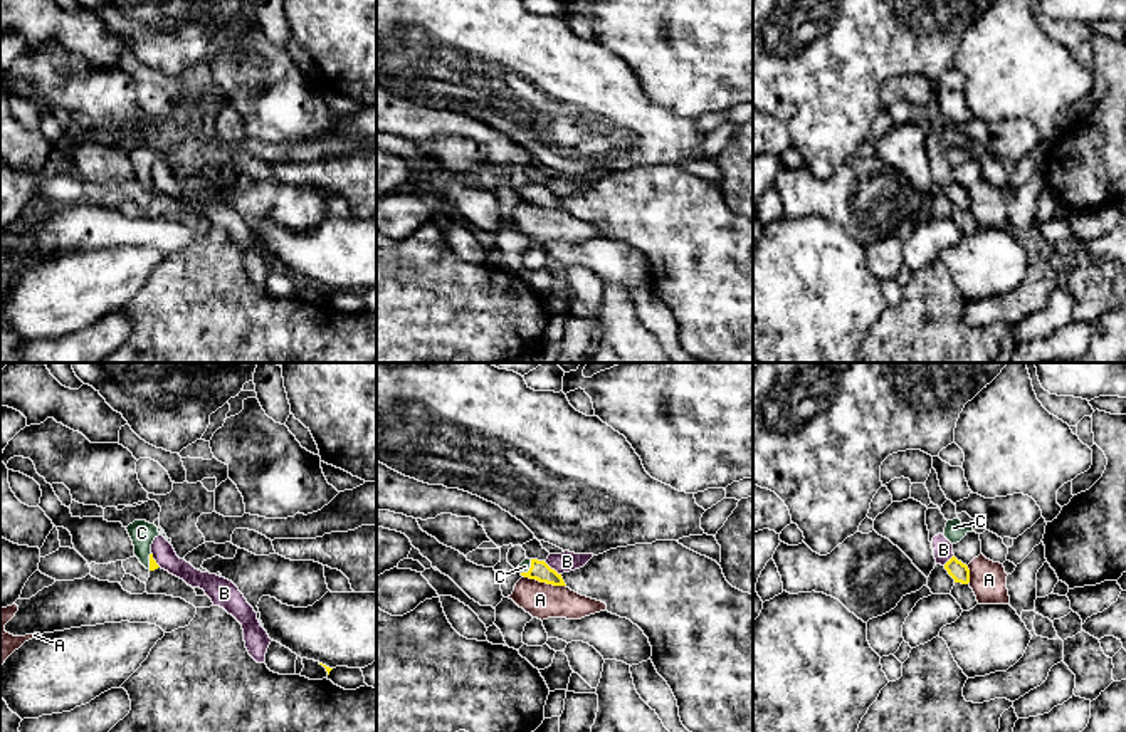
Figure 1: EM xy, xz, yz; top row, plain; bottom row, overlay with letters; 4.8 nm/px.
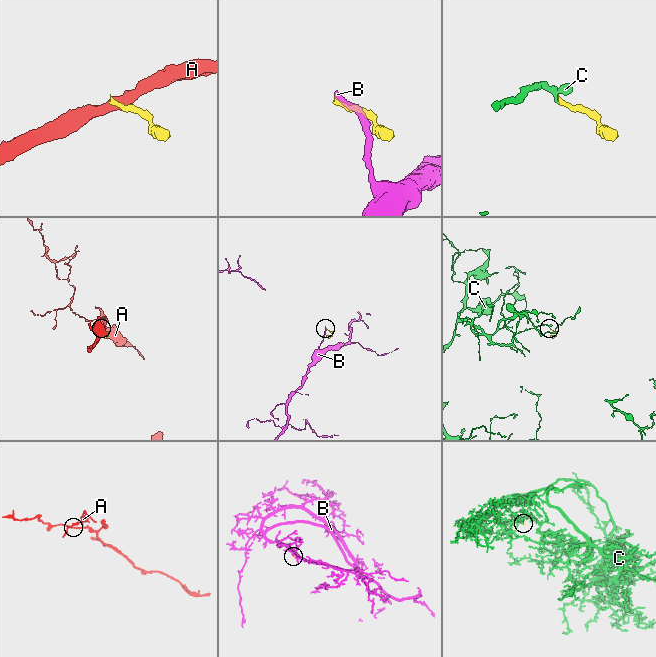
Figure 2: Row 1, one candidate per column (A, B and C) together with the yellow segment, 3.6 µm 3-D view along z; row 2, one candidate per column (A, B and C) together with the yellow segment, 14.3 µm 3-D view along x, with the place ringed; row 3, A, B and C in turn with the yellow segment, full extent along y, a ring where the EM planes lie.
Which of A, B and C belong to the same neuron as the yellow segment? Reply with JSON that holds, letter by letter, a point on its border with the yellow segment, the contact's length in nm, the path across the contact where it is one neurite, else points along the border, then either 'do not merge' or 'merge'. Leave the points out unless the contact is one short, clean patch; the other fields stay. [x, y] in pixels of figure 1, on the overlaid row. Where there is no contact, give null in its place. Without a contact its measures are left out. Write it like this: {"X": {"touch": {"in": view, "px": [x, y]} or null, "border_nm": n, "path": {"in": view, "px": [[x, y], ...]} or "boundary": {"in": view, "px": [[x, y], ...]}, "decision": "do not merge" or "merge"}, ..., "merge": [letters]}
{"A": {"touch": {"in": "xz", "px": [545, 581]}, "border_nm": 220, "boundary": {"in": "xz", "px": [[523, 575], [565, 586]]}, "decision": "do not merge"}, "B": {"touch": {"in": "xz", "px": [553, 569]}, "border_nm": 100, "boundary": {"in": "xz", "px": [[545, 563], [560, 575]]}, "decision": "do not merge"}, "C": {"touch": {"in": "xz", "px": [530, 568]}, "border_nm": 90, "path": {"in": "xz", "px": [[540, 571], [530, 568], [525, 566]]}, "decision": "merge"}, "merge": ["C"]}

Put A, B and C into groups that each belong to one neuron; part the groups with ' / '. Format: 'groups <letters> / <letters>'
groups A / B / C

